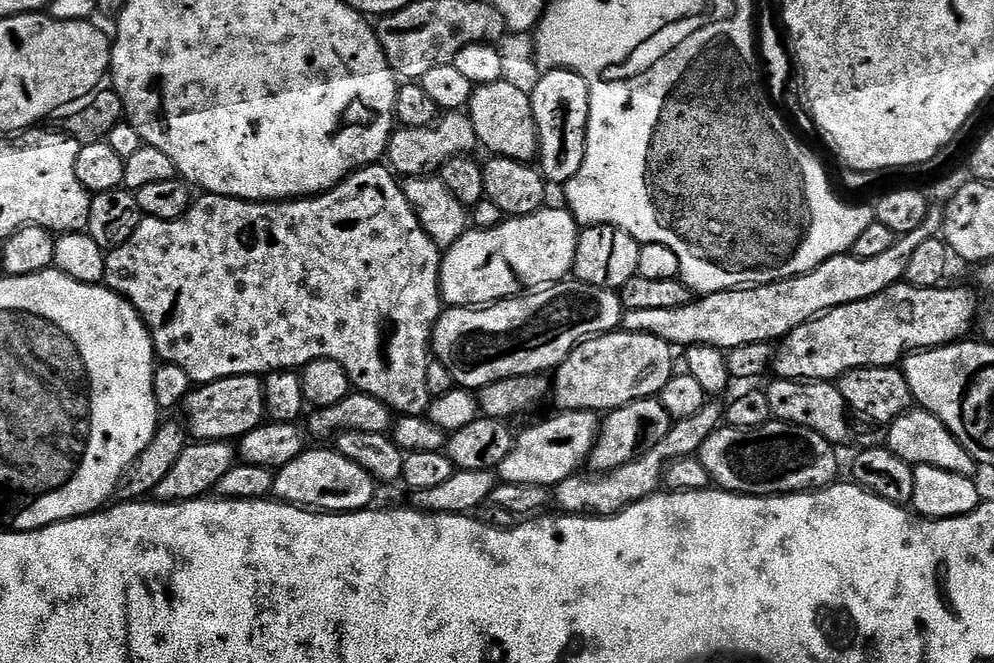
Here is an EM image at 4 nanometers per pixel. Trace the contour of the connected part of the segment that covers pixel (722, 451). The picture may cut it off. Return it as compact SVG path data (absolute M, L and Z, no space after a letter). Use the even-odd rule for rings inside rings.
M769 422L762 428L750 430L727 426L716 428L710 438L702 442L698 455L702 466L706 466L709 481L717 489L734 492L737 496L790 496L793 492L814 492L833 483L840 468L836 452L837 449L826 438L814 434L814 430L783 422Z

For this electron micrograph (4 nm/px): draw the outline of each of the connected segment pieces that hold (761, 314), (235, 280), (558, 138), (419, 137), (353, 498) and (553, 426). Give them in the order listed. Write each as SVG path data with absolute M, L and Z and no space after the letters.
M932 206L918 230L899 237L896 244L879 258L858 258L851 254L835 256L804 276L779 280L776 284L733 288L731 292L710 292L674 310L627 310L622 328L626 332L645 332L657 336L673 346L705 344L727 350L747 344L778 342L807 320L814 320L838 306L876 296L890 285L901 283L910 254L914 254L922 242L933 239L943 226L943 211Z
M369 166L359 169L340 181L334 188L307 198L283 202L253 202L236 200L233 196L204 194L193 199L191 208L177 220L141 219L138 230L122 246L111 249L105 255L106 274L104 284L129 300L136 308L144 325L152 336L152 347L159 359L173 364L192 379L193 385L209 384L231 376L259 376L270 372L300 370L315 360L333 360L346 370L353 389L378 398L383 404L400 414L408 414L423 396L429 395L426 386L426 370L430 363L432 325L442 311L440 298L441 249L429 238L418 222L414 210L404 194L401 181L387 167Z
M554 68L543 73L544 76L530 88L534 122L540 139L538 168L545 181L552 180L563 186L578 174L584 161L584 143L588 133L588 87L577 72L569 68Z
M463 111L444 112L436 123L425 128L397 127L388 140L386 160L389 160L387 163L397 177L431 176L439 173L441 166L450 158L467 156L475 153L477 148L478 141L469 116Z
M324 446L312 447L278 469L272 478L271 495L285 504L318 512L339 514L367 509L371 505L368 503L376 496L377 481L360 466L354 466L350 458L342 458L342 454L334 450L328 449L327 452Z
M561 411L524 433L517 435L510 454L501 461L498 476L506 484L543 484L555 486L577 475L580 463L589 459L598 439L598 416L595 412Z

